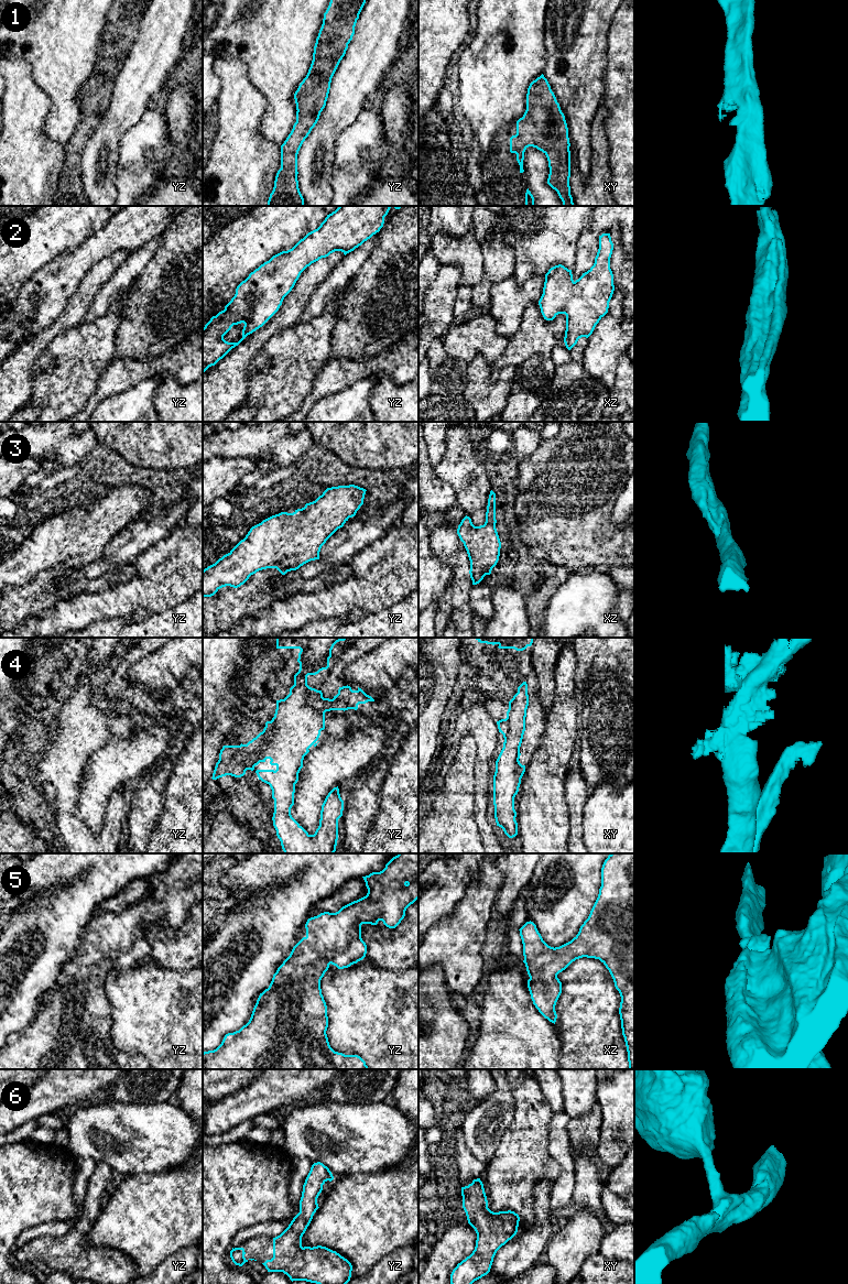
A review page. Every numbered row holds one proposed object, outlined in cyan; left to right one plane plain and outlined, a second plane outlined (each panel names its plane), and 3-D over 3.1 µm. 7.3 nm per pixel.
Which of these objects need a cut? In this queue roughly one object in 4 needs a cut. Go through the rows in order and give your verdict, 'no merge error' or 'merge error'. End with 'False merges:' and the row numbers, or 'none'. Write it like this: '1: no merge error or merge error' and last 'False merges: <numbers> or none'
1: no merge error
2: no merge error
3: no merge error
4: no merge error
5: no merge error
6: no merge error
False merges: none

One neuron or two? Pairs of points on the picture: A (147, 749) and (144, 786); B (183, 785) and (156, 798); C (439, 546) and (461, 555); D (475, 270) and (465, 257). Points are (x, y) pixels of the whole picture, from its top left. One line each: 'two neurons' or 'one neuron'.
A: two neurons
B: two neurons
C: one neuron
D: one neuron

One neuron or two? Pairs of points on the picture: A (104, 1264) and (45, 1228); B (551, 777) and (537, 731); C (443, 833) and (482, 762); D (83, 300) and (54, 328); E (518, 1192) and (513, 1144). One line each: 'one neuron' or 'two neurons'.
A: two neurons
B: two neurons
C: two neurons
D: one neuron
E: one neuron

